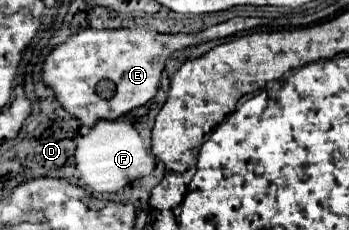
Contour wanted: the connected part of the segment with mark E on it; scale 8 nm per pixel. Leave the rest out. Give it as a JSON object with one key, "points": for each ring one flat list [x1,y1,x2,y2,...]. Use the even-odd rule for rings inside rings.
{"points":[[234,17,230,21,224,21,220,25,214,25,194,35,186,35,186,33,162,35,162,33,150,33,146,29,128,29,128,27,102,30,80,29,76,35,72,35,66,43,58,45,46,57,42,79,48,87,54,89,56,99,64,105,68,113,78,117,82,125,92,127,100,119,114,121,122,117,124,113,132,111,134,107,140,107,146,101,150,101,160,87,164,65,174,51,186,49,190,45,222,39,222,37,232,37,236,33,250,31,254,27,268,26,271,23,266,18],[104,79,116,85,116,93,110,99,104,99,96,93,96,85]]}

